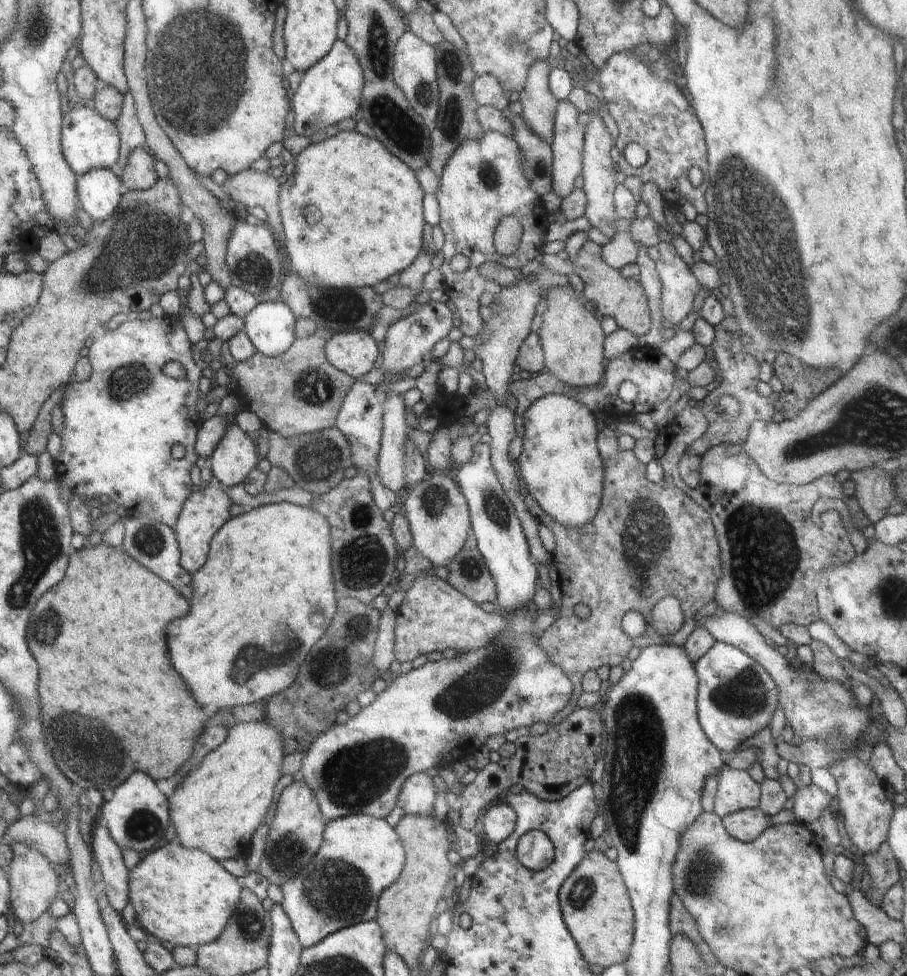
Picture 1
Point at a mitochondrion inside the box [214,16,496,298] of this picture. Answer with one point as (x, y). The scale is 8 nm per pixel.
(404, 131)

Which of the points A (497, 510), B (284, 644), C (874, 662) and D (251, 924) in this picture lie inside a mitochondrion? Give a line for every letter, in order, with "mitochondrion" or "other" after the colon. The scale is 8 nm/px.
A: mitochondrion
B: mitochondrion
C: other
D: mitochondrion

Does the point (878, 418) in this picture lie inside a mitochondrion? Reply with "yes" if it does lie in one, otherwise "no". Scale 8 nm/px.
yes

